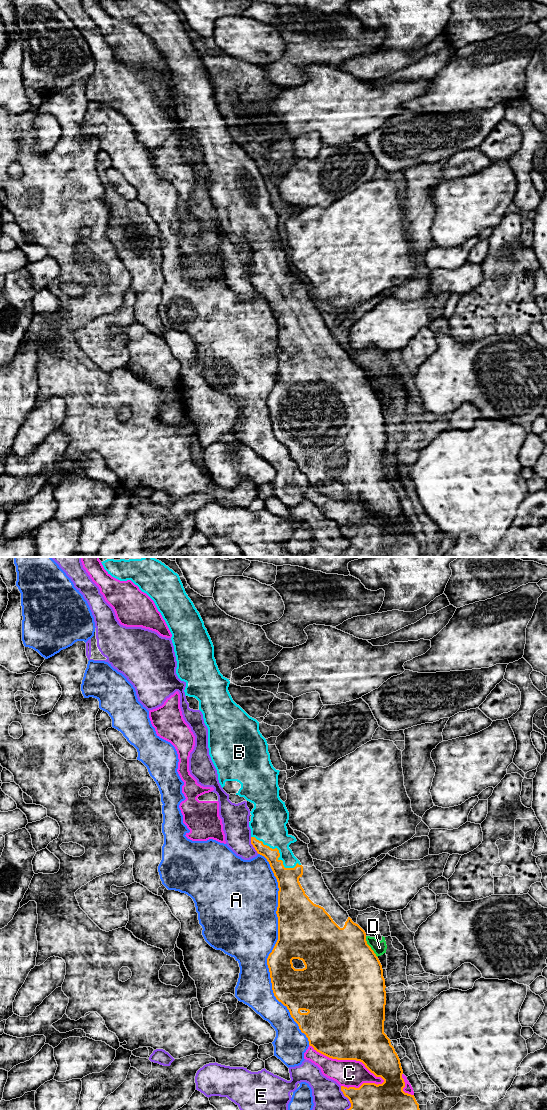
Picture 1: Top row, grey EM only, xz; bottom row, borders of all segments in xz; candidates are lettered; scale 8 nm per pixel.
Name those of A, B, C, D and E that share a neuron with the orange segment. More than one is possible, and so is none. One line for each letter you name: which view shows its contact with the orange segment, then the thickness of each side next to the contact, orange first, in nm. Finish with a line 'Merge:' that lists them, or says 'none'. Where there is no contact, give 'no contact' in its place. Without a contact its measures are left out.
B: meets orange in xz; 180 nm thick on the orange side, 280 nm on the other
Merge: B

